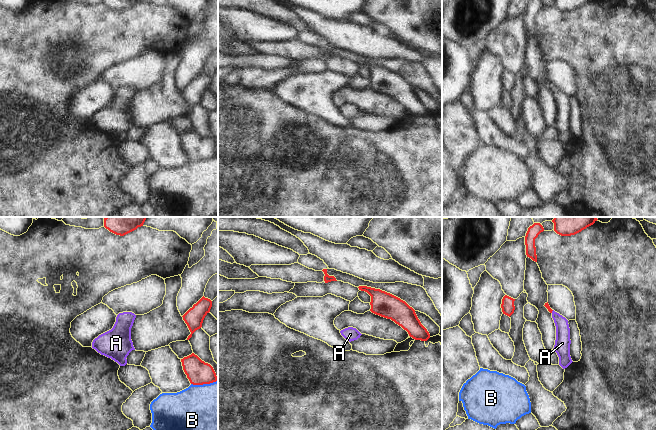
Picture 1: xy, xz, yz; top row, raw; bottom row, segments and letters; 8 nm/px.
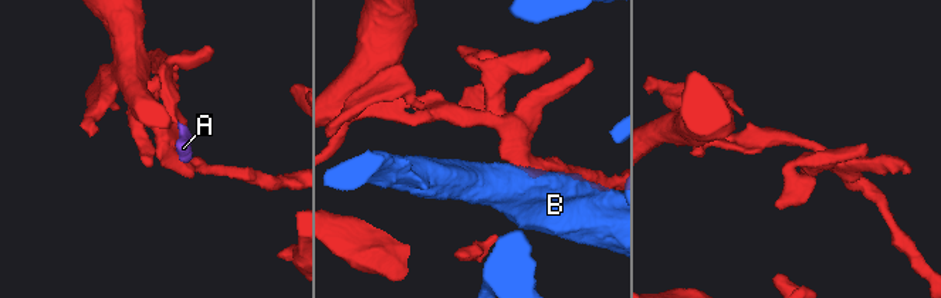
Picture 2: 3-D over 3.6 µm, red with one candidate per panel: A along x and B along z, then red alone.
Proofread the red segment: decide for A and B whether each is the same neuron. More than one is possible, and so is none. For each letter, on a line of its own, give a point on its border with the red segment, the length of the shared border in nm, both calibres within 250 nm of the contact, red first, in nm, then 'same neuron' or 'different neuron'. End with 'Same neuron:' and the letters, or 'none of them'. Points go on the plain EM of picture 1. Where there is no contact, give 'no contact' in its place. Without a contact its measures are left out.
A: contact yz (552, 86); length 30 nm; calibres 40 and 110 nm; same neuron
B: contact xy (203, 159); length 220 nm; calibres 200 and 480 nm; different neuron
Same neuron: A

